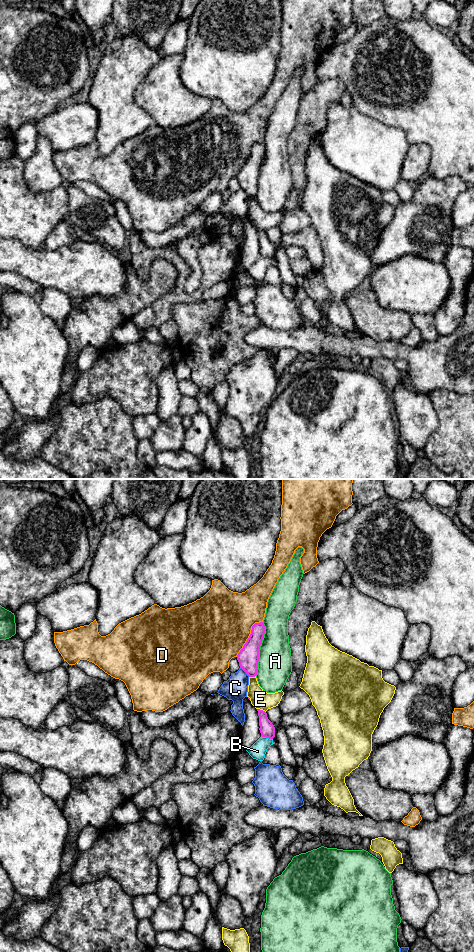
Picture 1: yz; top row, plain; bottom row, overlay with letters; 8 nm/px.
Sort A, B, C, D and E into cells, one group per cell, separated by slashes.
A / B / C / D / E

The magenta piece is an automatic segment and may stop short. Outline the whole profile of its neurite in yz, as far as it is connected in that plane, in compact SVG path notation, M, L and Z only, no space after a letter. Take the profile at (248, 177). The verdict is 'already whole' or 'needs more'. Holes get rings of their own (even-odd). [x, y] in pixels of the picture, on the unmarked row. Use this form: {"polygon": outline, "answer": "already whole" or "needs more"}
{"polygon": "M263 142L255 143L252 146L251 154L237 175L240 188L249 197L255 197L258 190L259 170L264 158L265 146Z", "answer": "already whole"}

